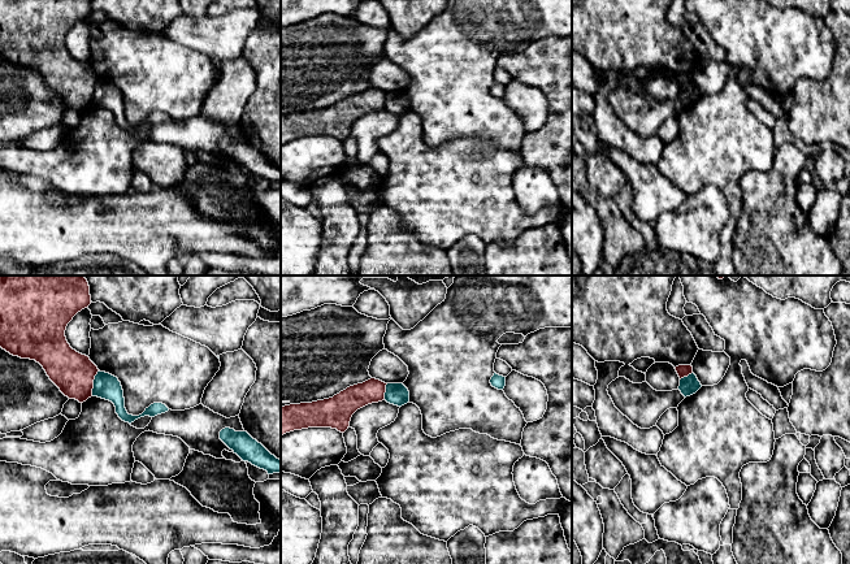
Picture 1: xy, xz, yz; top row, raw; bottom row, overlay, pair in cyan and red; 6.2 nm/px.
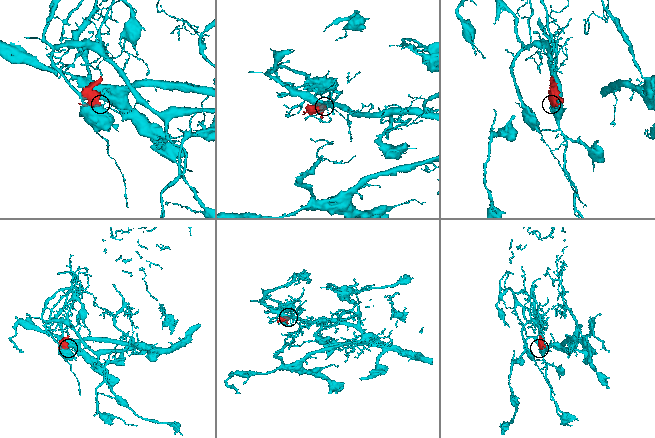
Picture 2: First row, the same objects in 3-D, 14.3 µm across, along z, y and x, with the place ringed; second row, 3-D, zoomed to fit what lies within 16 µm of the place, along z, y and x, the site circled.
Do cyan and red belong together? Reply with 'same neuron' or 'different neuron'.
different neuron

